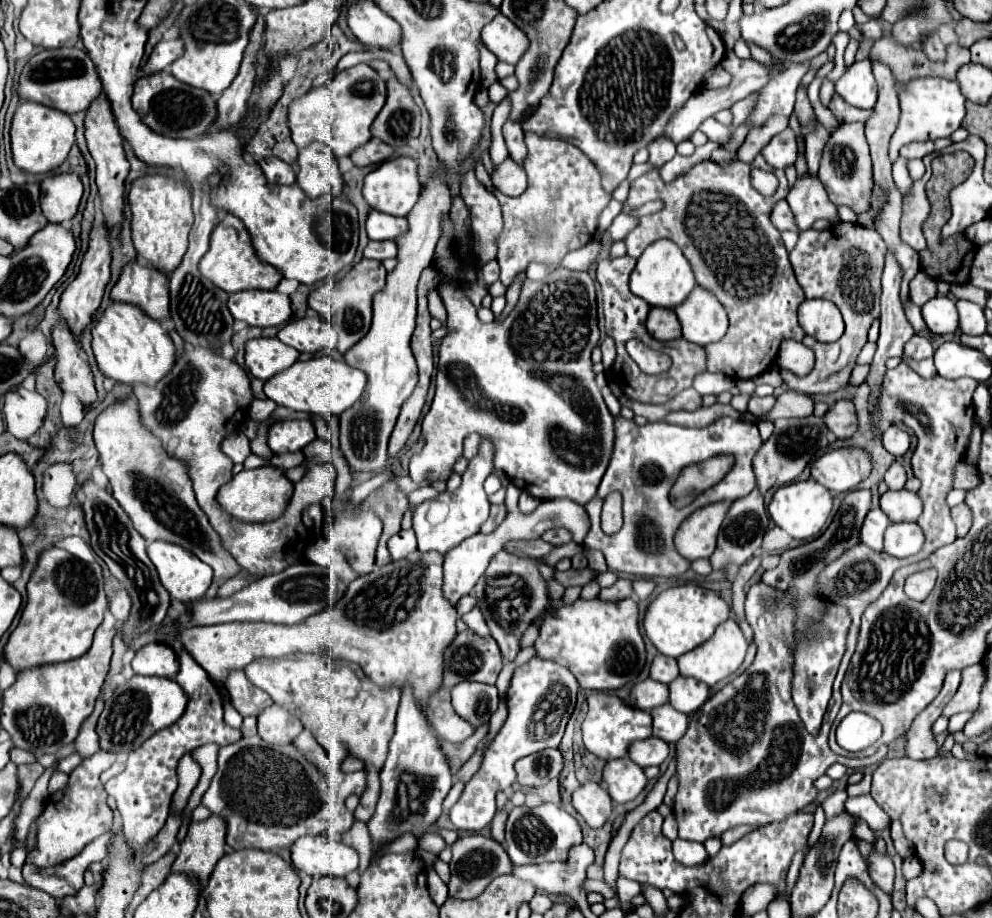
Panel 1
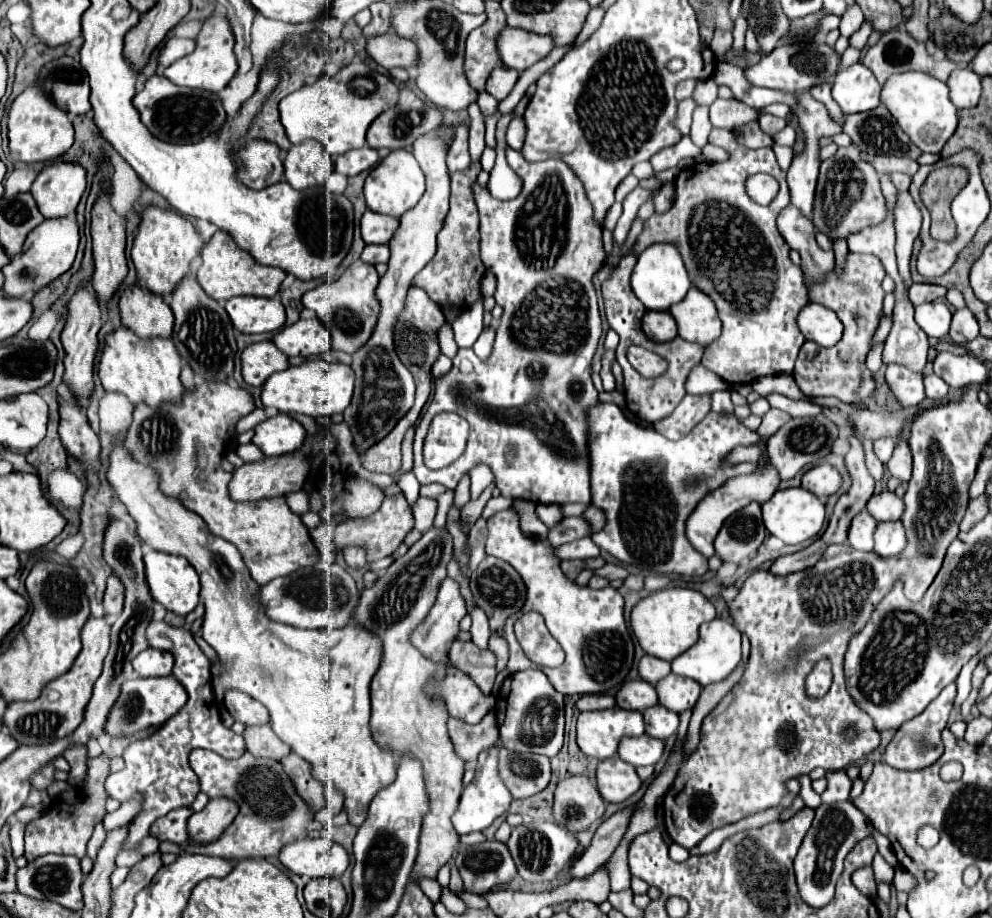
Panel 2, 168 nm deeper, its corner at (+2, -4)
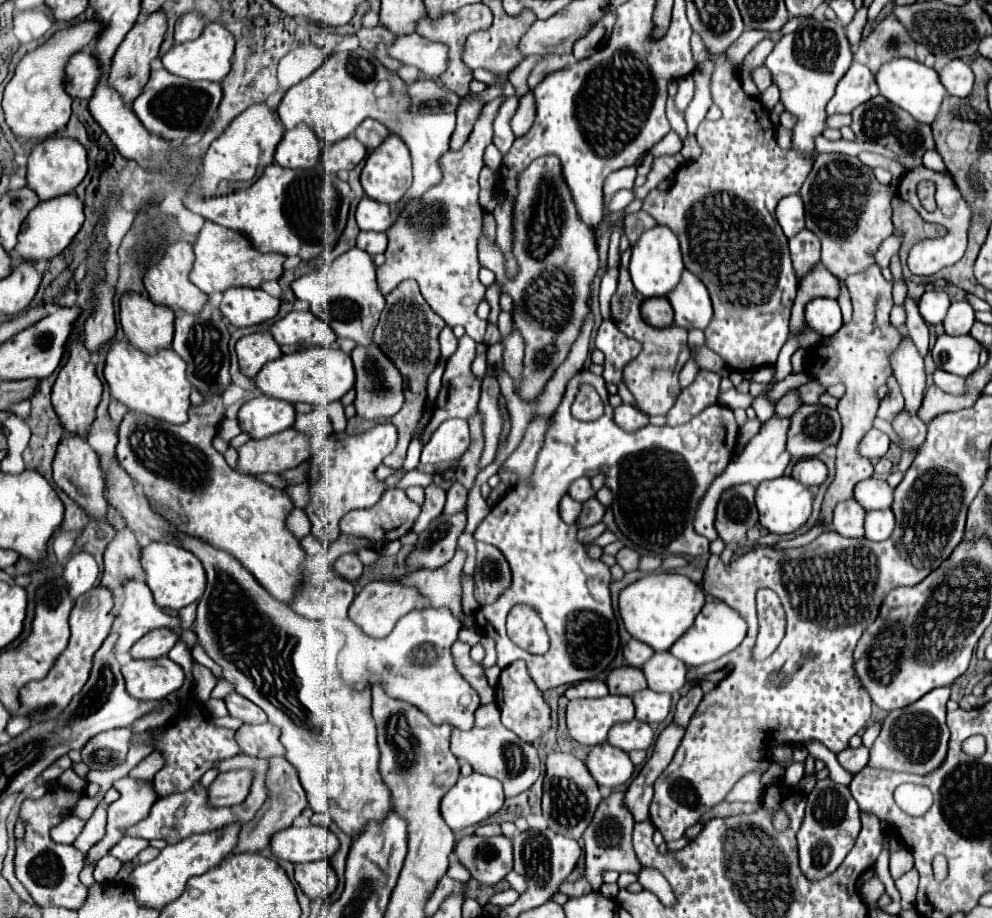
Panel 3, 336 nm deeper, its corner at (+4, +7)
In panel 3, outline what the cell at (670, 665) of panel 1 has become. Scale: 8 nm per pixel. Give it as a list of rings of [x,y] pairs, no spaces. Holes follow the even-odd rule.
[[[631,638],[631,640],[625,644],[625,648],[623,648],[623,656],[625,656],[625,660],[627,660],[629,666],[639,668],[639,666],[643,666],[643,664],[653,656],[653,650],[651,650],[647,644]]]

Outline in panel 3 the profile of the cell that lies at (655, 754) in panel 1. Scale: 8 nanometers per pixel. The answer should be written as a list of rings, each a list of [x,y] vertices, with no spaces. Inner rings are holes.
[[[625,722],[625,724],[615,724],[609,730],[609,744],[615,748],[621,748],[623,752],[631,750],[647,750],[653,742],[653,730],[645,722]]]

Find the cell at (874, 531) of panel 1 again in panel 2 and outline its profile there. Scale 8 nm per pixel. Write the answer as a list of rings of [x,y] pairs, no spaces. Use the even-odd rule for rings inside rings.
[[[859,513],[853,521],[851,521],[851,529],[849,529],[849,545],[853,549],[859,551],[873,551],[875,545],[875,529],[877,529],[877,521],[867,513]]]

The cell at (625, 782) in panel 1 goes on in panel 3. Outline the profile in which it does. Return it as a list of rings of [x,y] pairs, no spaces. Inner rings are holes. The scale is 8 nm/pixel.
[[[607,742],[593,746],[591,752],[587,754],[585,764],[599,786],[617,788],[619,784],[627,782],[633,776],[633,764],[629,756]]]

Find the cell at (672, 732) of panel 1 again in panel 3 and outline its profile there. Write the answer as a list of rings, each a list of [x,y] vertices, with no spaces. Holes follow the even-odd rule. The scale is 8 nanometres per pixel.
[[[645,688],[637,694],[633,694],[631,698],[635,704],[635,718],[641,722],[657,726],[669,714],[669,708],[671,708],[671,696],[669,694],[659,694],[659,692]]]

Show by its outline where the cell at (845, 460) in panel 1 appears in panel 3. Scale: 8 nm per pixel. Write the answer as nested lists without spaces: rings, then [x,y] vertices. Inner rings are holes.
[[[807,458],[807,460],[799,460],[795,466],[793,466],[793,472],[791,476],[809,486],[809,488],[817,488],[821,486],[825,480],[827,480],[827,466],[819,460],[819,458]]]

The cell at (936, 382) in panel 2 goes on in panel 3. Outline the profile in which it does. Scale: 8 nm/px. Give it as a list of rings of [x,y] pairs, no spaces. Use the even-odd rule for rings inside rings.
[[[937,370],[937,372],[933,374],[933,378],[935,378],[935,384],[937,384],[941,390],[949,392],[949,394],[965,394],[965,392],[967,392],[965,378],[961,378],[961,376],[949,374],[949,372],[945,372],[945,370]]]

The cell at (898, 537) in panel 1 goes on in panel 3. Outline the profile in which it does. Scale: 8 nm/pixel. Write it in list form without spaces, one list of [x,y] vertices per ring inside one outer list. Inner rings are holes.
[[[889,508],[867,512],[867,516],[865,516],[865,538],[873,540],[873,542],[887,540],[891,536],[893,528],[895,528],[895,518],[893,518],[893,512]]]

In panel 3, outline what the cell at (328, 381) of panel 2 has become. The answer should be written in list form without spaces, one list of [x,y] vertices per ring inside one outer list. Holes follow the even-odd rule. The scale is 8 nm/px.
[[[315,346],[315,348],[299,350],[293,354],[283,354],[281,358],[267,362],[259,370],[255,380],[265,396],[281,398],[291,404],[307,402],[315,406],[325,406],[329,402],[341,400],[353,388],[355,372],[353,372],[353,362],[345,352]]]

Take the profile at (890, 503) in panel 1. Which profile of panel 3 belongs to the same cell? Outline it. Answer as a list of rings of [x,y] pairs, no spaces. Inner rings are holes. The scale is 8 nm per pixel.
[[[867,478],[861,480],[855,490],[853,498],[869,512],[869,510],[881,510],[881,508],[891,508],[893,502],[893,490],[885,480],[879,478]]]

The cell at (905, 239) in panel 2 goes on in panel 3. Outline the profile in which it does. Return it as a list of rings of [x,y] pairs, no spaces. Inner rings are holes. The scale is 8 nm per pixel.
[[[905,300],[905,308],[907,308],[907,322],[905,322],[905,330],[907,334],[911,336],[913,344],[917,346],[919,354],[925,358],[927,352],[929,352],[929,330],[927,330],[927,324],[925,320],[921,318],[915,302],[911,300]]]

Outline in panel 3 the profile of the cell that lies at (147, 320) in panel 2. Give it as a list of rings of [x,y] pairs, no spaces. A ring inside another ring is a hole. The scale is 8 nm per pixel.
[[[127,292],[121,298],[121,328],[131,346],[145,354],[155,354],[161,348],[169,348],[173,340],[175,314],[145,300],[141,294]]]

